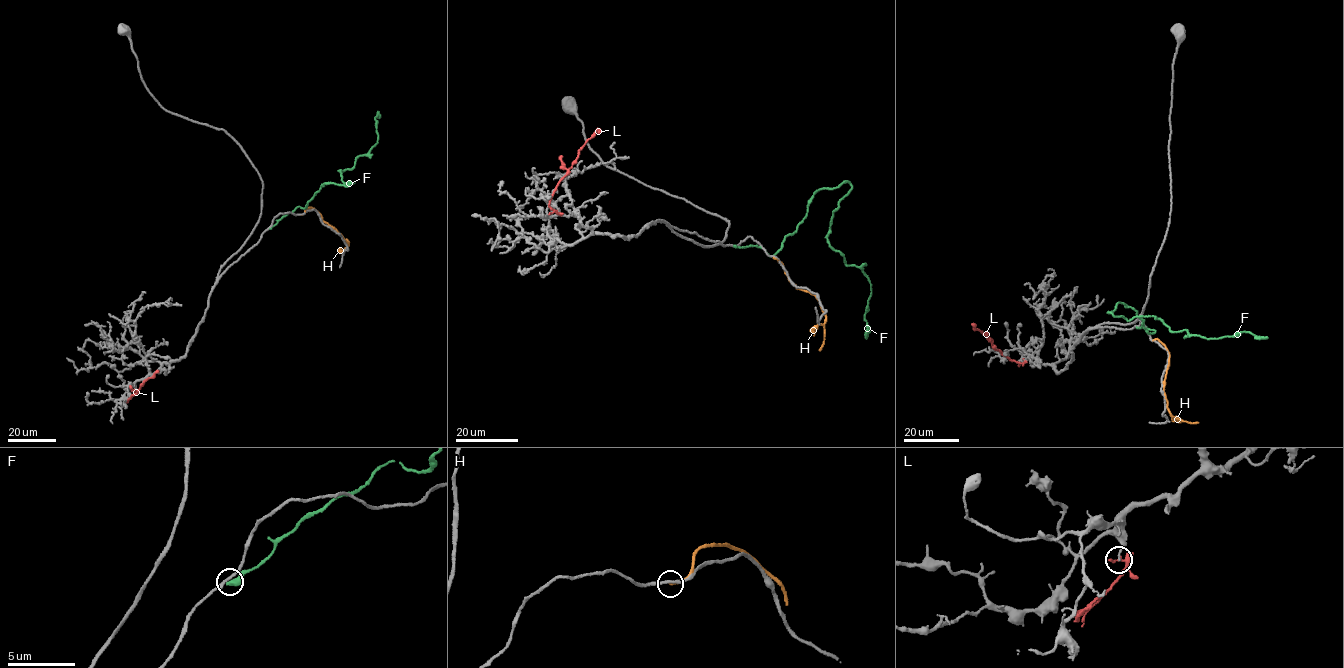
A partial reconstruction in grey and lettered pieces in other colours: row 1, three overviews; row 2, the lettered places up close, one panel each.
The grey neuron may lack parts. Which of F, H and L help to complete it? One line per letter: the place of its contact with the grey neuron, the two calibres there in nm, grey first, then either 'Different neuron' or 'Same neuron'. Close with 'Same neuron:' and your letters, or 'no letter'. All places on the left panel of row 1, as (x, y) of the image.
F: Touches grey at (269, 228). Thickness 170 nm (grey) against 480 nm. Different neuron
H: Touches grey at (300, 214). Thickness 200 nm (grey) against 190 nm. Different neuron
L: Touches grey at (134, 390). Thickness 170 nm (grey) against 240 nm. Different neuron
Same neuron: no letter

